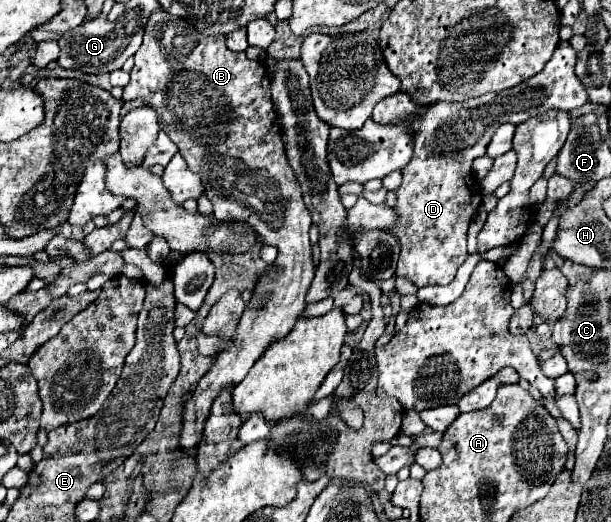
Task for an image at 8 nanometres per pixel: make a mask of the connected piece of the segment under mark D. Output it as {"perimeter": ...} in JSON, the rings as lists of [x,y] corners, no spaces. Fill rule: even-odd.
{"perimeter":[[[560,41],[552,59],[544,69],[520,83],[518,87],[486,93],[464,103],[434,103],[434,105],[416,105],[402,91],[382,99],[372,113],[372,119],[378,123],[392,123],[406,115],[420,115],[420,121],[414,125],[414,157],[402,169],[402,185],[398,187],[396,209],[400,213],[398,223],[390,229],[402,243],[396,275],[412,281],[416,287],[426,285],[448,285],[456,269],[468,257],[466,253],[466,231],[474,219],[474,211],[482,205],[482,191],[476,179],[472,177],[472,161],[486,155],[486,147],[504,123],[520,125],[522,121],[540,115],[542,111],[560,109],[570,111],[588,101],[586,89],[576,79],[574,73],[576,51],[568,41]]]}

